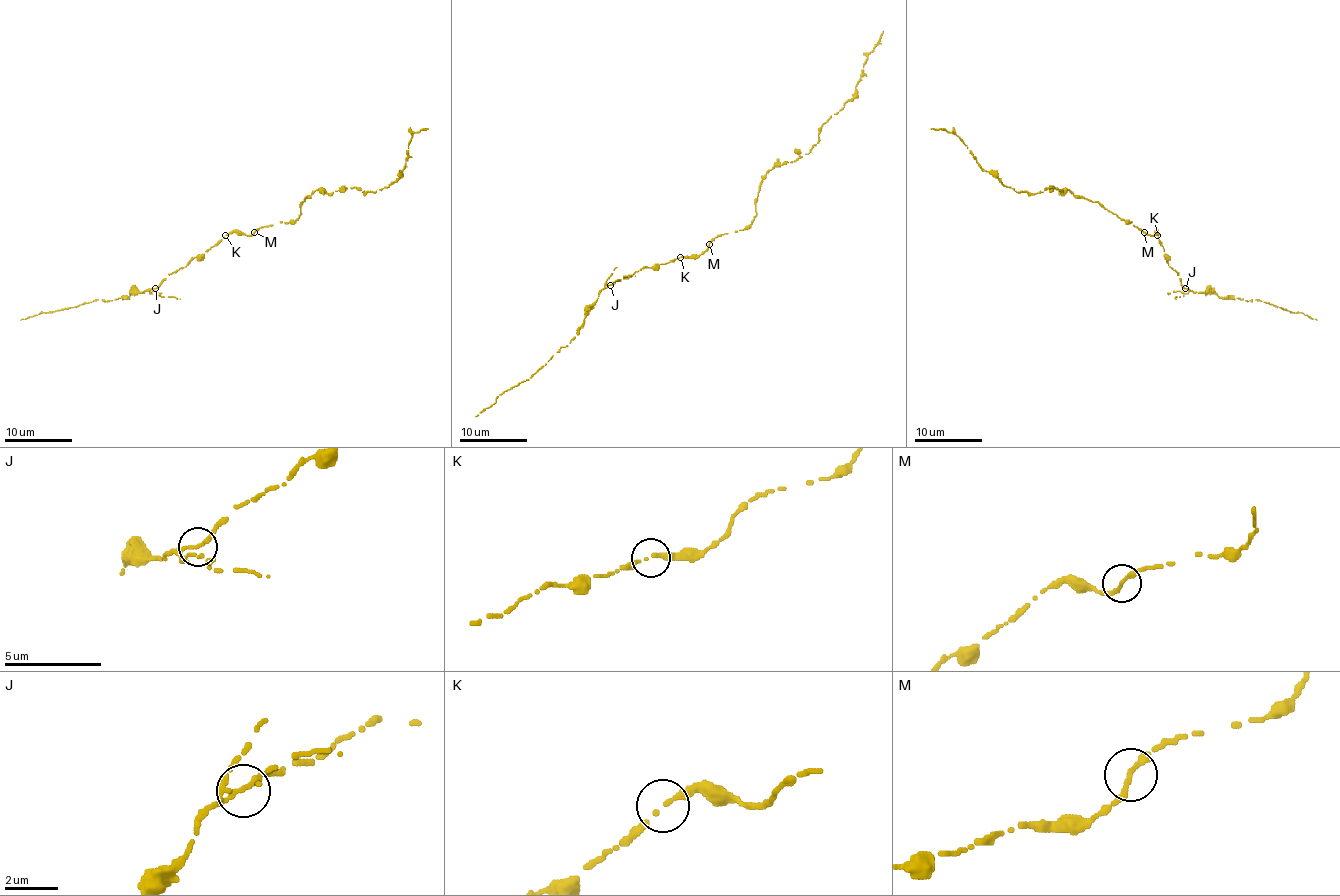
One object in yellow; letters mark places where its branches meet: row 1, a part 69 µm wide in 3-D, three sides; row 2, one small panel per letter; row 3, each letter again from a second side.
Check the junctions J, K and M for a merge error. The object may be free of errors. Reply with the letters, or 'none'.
J

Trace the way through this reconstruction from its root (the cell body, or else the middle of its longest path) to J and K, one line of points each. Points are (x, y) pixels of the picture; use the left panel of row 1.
J: (254, 232), (249, 235), (229, 232), (203, 254), (168, 274), (156, 288)
K: (254, 232), (249, 235), (229, 232), (225, 235)

